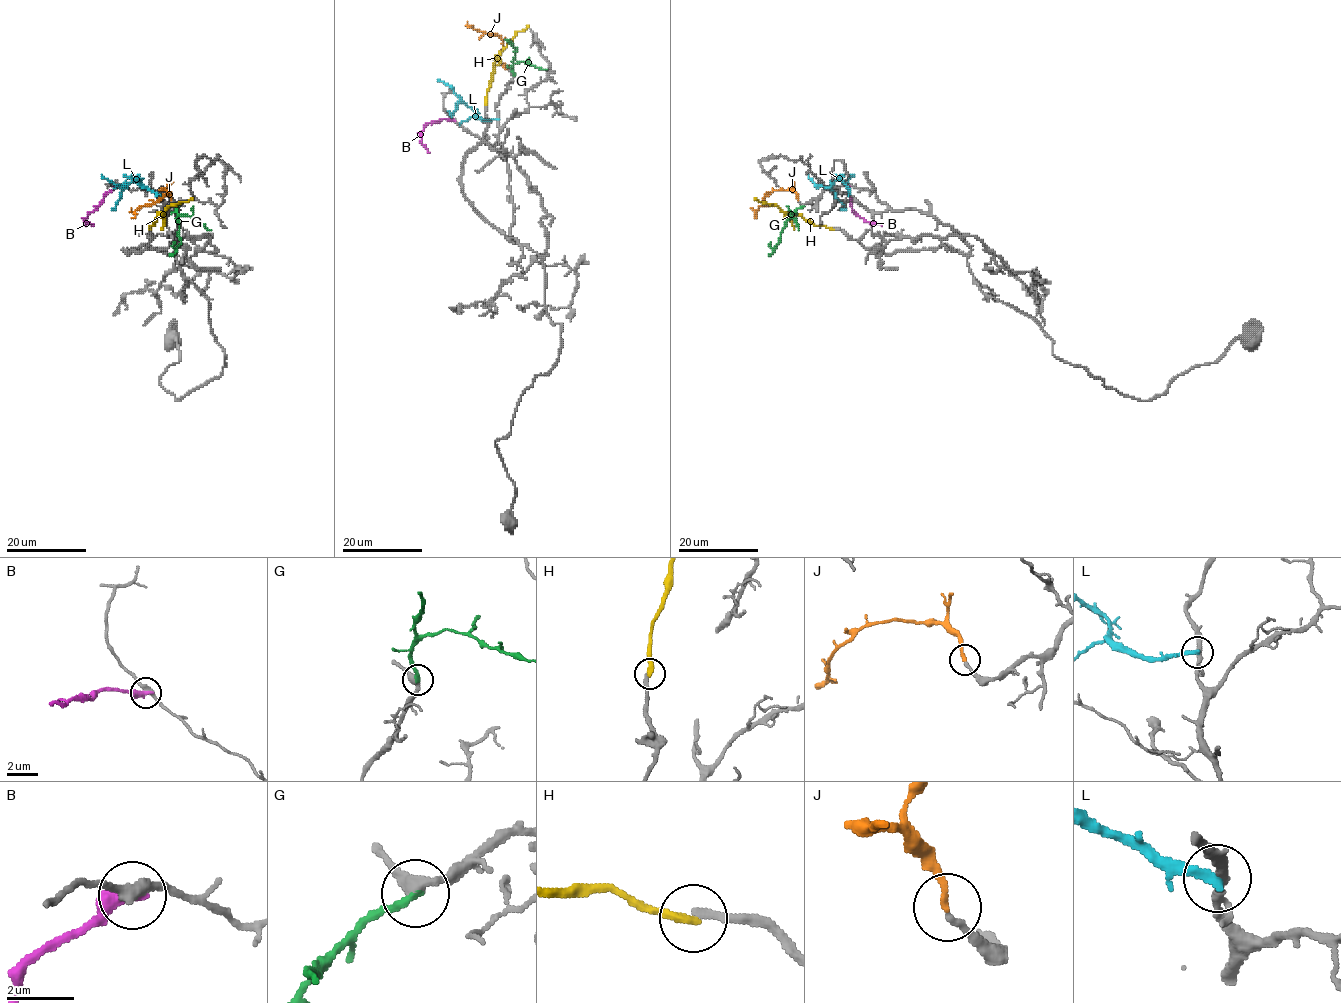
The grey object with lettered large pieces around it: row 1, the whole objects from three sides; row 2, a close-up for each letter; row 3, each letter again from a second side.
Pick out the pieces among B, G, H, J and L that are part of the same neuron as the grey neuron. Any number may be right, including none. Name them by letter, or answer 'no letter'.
G, J

